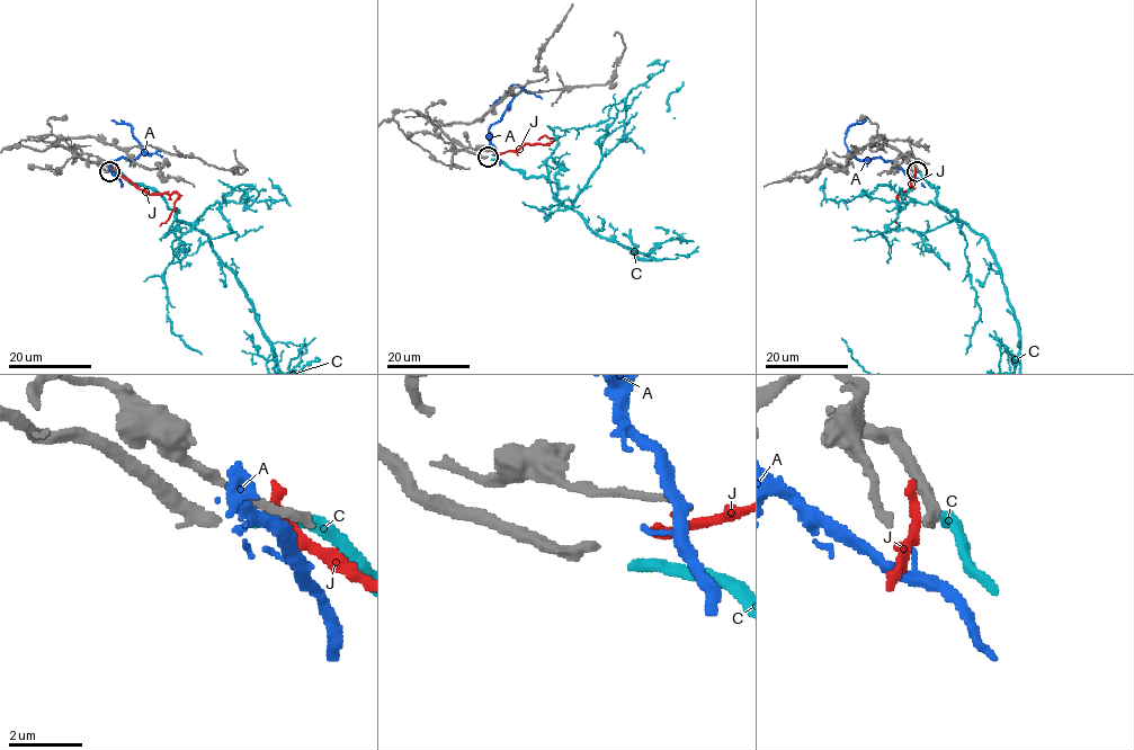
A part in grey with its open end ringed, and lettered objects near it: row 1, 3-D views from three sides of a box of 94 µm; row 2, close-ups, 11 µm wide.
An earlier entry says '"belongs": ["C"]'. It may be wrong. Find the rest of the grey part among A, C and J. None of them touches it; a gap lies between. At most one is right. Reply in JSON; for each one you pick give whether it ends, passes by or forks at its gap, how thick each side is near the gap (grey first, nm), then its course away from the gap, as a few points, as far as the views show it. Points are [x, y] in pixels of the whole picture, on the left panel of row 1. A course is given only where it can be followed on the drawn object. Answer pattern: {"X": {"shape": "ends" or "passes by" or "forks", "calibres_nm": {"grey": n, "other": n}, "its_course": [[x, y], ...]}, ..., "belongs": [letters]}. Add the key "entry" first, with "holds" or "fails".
{"entry": "holds", "C": {"shape": "ends", "calibres_nm": {"grey": 320, "other": 320}}, "belongs": ["C"]}

